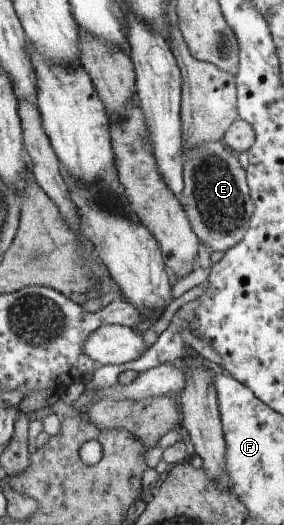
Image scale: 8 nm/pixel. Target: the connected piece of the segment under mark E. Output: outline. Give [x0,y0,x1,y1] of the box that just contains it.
[178,142,254,252]

